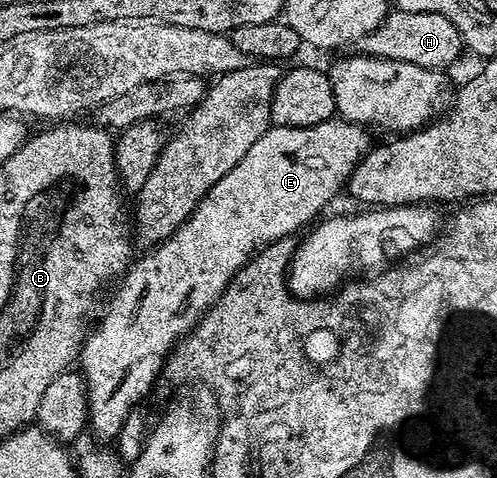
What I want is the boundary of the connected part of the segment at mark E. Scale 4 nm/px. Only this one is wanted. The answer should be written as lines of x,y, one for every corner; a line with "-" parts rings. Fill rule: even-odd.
342,118
324,120
306,128
270,126
247,150
239,164
207,190
207,198
199,202
197,209
169,237
162,239
161,245
150,256
132,265
132,275
126,278
125,291
117,299
117,307
109,314
100,335
84,343
79,352
79,368
89,393
89,406
97,404
97,412
101,412
105,394
113,390
117,390
113,404
117,404
118,399
136,400
141,404
141,392
151,392
153,383
158,383
169,340
181,336
197,316
205,317
217,303
225,292
225,276
245,260
249,244
261,244
261,240
270,240
273,244
273,236
281,236
281,232
289,234
289,228
300,233
306,227
305,216
316,221
336,198
337,191
346,187
355,166
370,151
371,143
365,132
368,131
362,125

